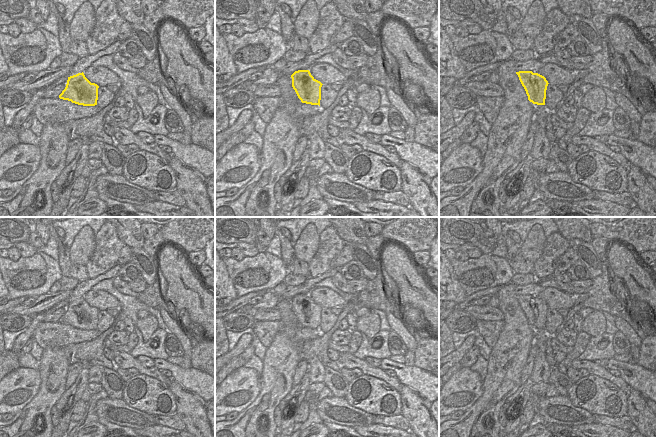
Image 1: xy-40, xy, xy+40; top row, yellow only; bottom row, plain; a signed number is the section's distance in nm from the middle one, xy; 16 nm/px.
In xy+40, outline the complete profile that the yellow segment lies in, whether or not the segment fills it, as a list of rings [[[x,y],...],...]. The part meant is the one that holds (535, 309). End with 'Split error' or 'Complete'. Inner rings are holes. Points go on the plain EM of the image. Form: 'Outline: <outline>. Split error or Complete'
Outline: [[[519,295],[516,298],[526,315],[528,324],[533,328],[545,329],[546,314],[549,308],[546,302],[532,295]]]. Complete.

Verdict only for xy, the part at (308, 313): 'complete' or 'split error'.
complete

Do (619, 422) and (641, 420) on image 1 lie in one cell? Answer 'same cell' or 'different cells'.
different cells

